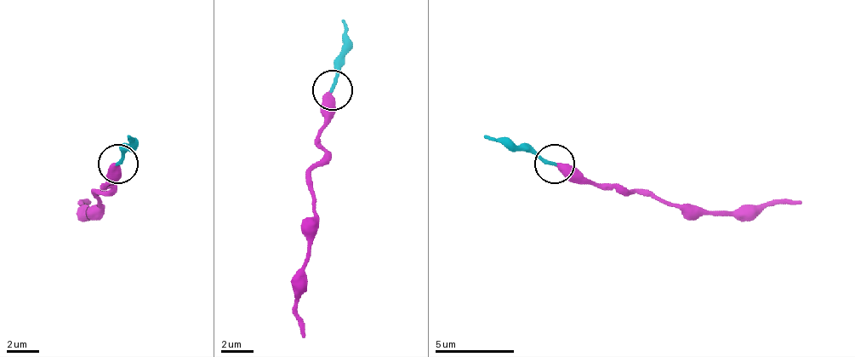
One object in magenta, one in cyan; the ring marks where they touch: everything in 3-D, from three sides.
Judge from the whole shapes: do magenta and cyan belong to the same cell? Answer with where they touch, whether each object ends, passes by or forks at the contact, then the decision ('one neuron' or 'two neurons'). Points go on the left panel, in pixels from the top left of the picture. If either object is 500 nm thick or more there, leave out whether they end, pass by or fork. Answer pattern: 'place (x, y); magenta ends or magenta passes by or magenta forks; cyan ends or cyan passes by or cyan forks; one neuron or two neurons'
place (117, 164); magenta ends; cyan ends; one neuron

